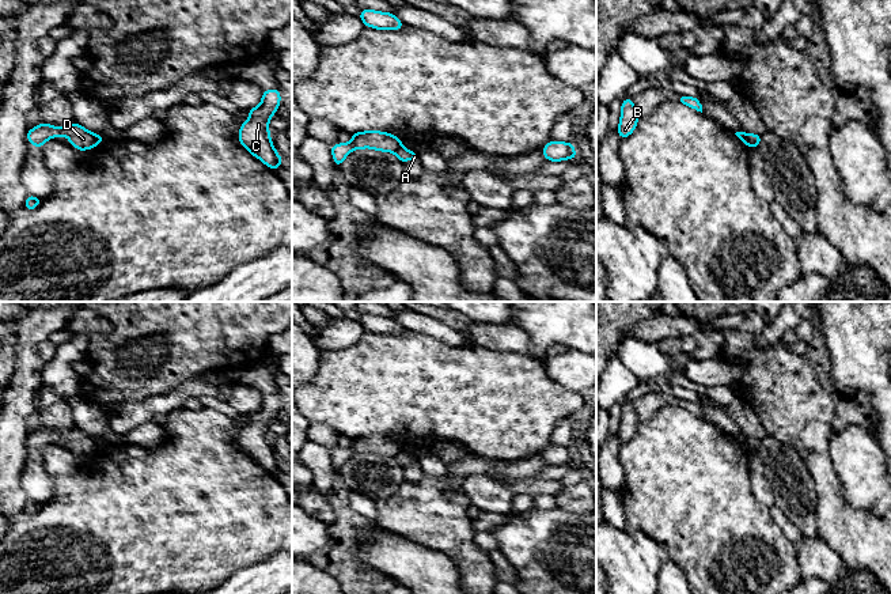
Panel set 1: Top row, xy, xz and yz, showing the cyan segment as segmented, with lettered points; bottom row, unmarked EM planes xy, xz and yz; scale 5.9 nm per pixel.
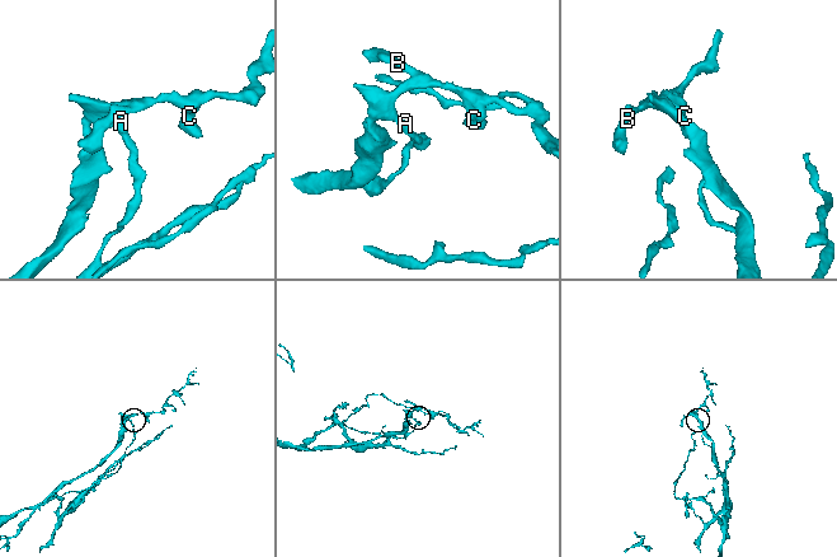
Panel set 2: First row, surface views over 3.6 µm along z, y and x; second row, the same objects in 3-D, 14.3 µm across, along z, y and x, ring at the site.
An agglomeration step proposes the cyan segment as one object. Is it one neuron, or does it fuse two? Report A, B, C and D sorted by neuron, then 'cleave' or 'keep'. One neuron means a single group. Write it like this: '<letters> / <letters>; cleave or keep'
A / B C D; cleave

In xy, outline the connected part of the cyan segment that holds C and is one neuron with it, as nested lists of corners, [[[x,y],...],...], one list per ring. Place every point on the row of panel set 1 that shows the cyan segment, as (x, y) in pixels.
[[[278,88],[262,91],[261,103],[247,110],[250,117],[239,126],[238,133],[240,145],[272,170],[277,170],[284,162],[272,143],[269,130],[269,121],[280,103]]]

